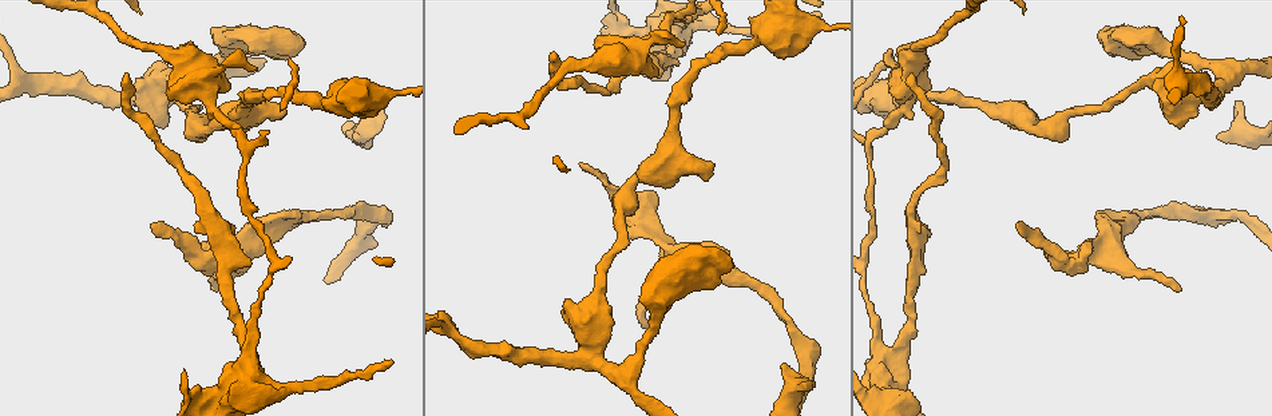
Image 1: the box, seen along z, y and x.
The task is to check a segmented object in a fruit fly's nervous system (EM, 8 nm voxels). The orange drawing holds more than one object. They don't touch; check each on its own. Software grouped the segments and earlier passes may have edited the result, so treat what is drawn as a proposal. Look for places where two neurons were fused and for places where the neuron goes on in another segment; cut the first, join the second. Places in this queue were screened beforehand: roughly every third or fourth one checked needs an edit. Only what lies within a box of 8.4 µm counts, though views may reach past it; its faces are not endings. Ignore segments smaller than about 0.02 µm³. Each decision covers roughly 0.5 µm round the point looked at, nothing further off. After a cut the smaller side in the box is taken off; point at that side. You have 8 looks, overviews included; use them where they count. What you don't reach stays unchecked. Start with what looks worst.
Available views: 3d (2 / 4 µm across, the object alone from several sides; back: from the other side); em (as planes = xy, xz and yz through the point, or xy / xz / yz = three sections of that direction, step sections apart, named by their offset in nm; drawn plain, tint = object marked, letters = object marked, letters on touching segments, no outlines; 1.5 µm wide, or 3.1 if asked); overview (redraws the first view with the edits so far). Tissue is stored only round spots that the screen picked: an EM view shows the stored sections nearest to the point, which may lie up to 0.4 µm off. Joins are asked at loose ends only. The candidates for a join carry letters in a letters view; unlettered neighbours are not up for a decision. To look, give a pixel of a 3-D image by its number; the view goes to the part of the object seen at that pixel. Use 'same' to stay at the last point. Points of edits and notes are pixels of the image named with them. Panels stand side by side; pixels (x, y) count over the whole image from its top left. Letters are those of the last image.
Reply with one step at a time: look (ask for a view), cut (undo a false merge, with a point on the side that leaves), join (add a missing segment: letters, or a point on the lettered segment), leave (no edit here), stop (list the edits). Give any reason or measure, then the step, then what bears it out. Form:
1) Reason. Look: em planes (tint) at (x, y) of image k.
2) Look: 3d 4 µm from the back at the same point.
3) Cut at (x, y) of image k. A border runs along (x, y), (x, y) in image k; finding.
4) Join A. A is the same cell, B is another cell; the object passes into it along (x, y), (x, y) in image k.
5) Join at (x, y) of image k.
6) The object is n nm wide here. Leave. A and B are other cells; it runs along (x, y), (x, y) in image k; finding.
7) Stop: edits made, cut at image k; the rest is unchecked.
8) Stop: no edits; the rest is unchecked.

Look: em planes (letters) at (1243, 103) of image 1.

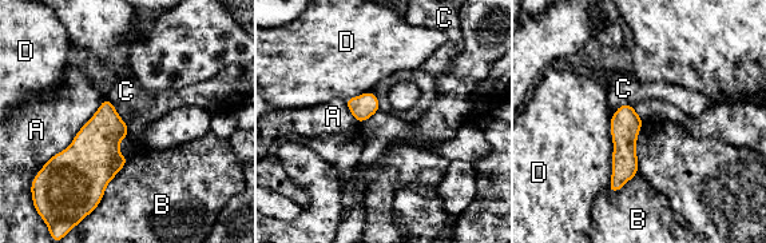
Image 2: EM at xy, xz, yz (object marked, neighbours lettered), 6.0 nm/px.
The longest contact is with A, 600 nm. Leave. A, B, C and D are other cells; no lettered segment goes on from it.

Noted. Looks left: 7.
Thick end. Look: 3d 2 µm from the back at (708, 179) of image 1.

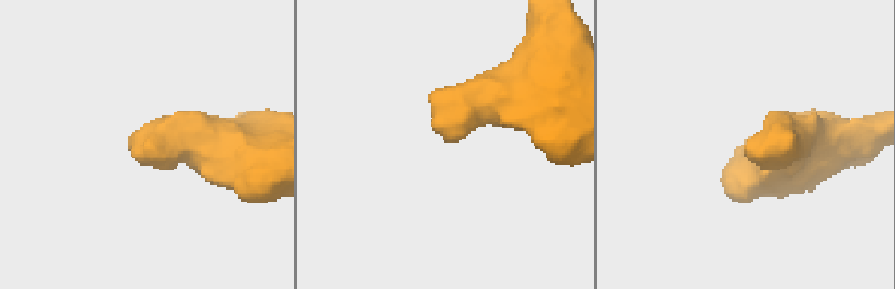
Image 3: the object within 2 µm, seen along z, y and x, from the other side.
Now the EM. Look: em planes (letters) at (148, 144) of image 3.

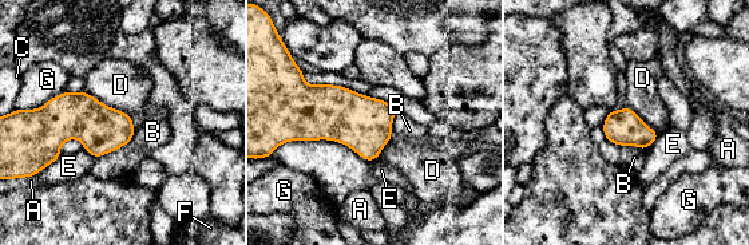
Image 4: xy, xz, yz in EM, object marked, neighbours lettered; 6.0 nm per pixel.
Leave. A, B, C, D, E, F and G are other cells; a border runs along (84, 90), (131, 117) in image 4; no lettered segment goes on from it.

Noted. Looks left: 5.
Sudden change in width. Look: 3d 4 µm at (888, 100) of image 1.

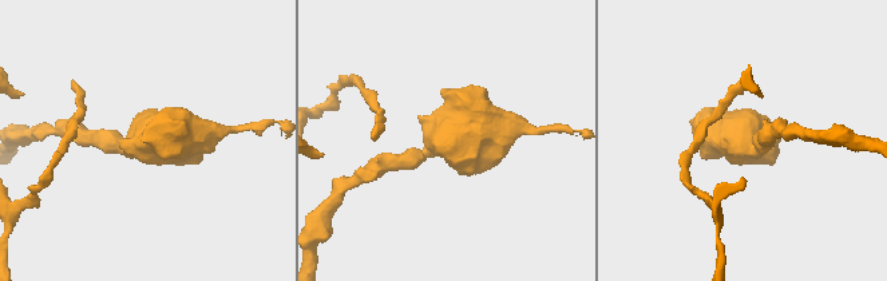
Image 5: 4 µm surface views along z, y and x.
Look: em planes (letters) at (137, 143) of image 5.

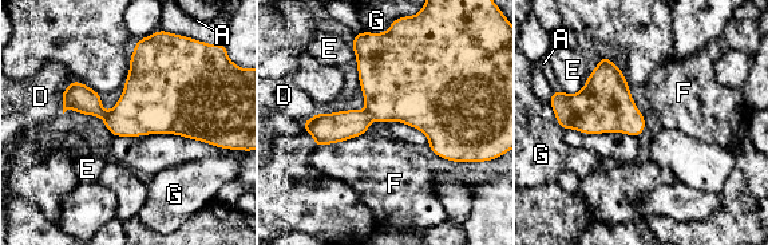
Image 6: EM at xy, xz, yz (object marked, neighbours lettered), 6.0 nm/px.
Leave. A, D, E, F and G are other cells; a border runs along (590, 72), (576, 93), (561, 90) in image 6; all the same neuron.

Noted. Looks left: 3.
Stop: no edits; the rest is unchecked.

